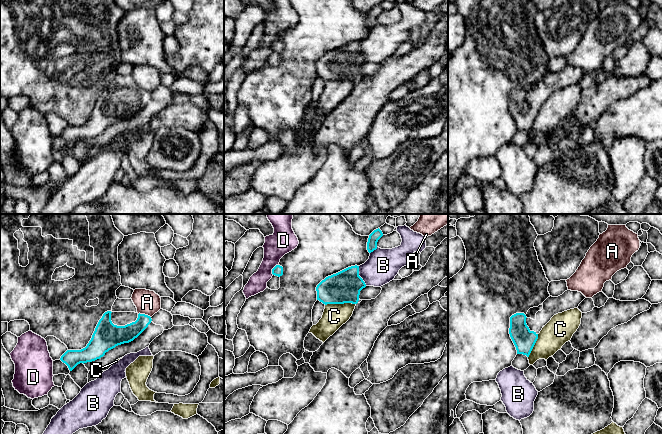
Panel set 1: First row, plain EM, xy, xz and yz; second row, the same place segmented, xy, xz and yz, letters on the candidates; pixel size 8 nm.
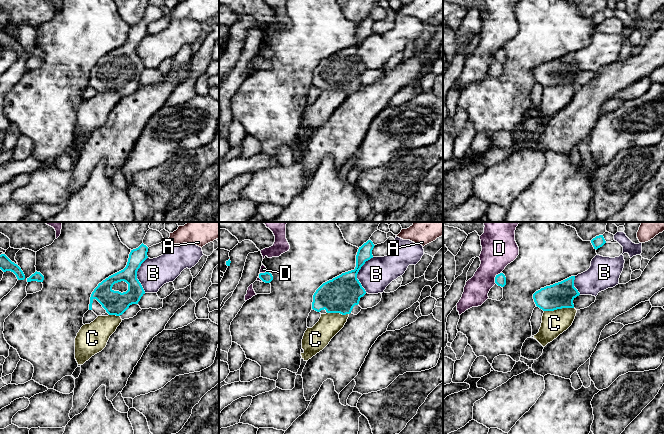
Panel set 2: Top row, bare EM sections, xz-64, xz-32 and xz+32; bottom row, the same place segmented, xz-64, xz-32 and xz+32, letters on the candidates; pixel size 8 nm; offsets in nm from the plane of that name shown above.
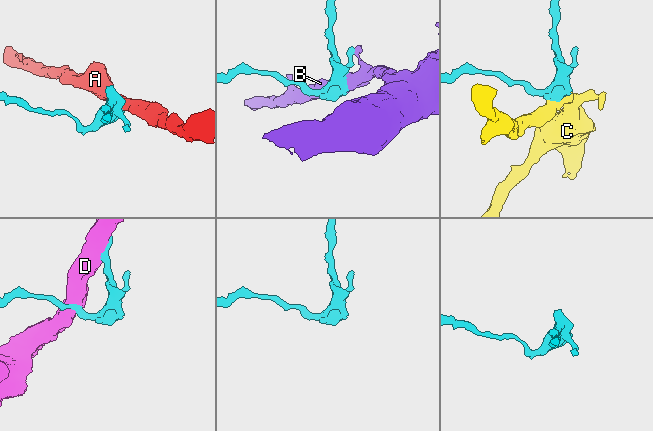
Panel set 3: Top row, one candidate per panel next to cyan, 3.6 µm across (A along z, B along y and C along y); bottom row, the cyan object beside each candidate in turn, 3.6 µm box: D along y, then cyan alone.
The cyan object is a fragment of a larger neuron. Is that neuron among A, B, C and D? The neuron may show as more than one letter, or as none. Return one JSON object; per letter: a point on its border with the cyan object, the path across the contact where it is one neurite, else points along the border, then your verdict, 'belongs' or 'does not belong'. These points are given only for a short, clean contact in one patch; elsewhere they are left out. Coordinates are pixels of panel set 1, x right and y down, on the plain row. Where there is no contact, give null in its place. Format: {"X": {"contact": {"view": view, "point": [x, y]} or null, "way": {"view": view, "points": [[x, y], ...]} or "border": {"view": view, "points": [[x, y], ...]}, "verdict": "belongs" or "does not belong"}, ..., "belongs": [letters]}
{"A": {"contact": {"view": "xy", "point": [144, 90]}, "border": {"view": "xy", "points": [[138, 89], [144, 89], [150, 93]]}, "verdict": "does not belong"}, "B": {"contact": {"view": "xz", "point": [359, 52]}, "border": {"view": "xz", "points": [[358, 42], [358, 51], [366, 61]]}, "verdict": "does not belong"}, "C": {"contact": {"view": "xz", "point": [340, 79]}, "border": {"view": "xz", "points": [[355, 79], [327, 79], [325, 81]]}, "verdict": "does not belong"}, "D": {"contact": {"view": "xz", "point": [272, 45]}, "verdict": "does not belong"}, "belongs": []}

